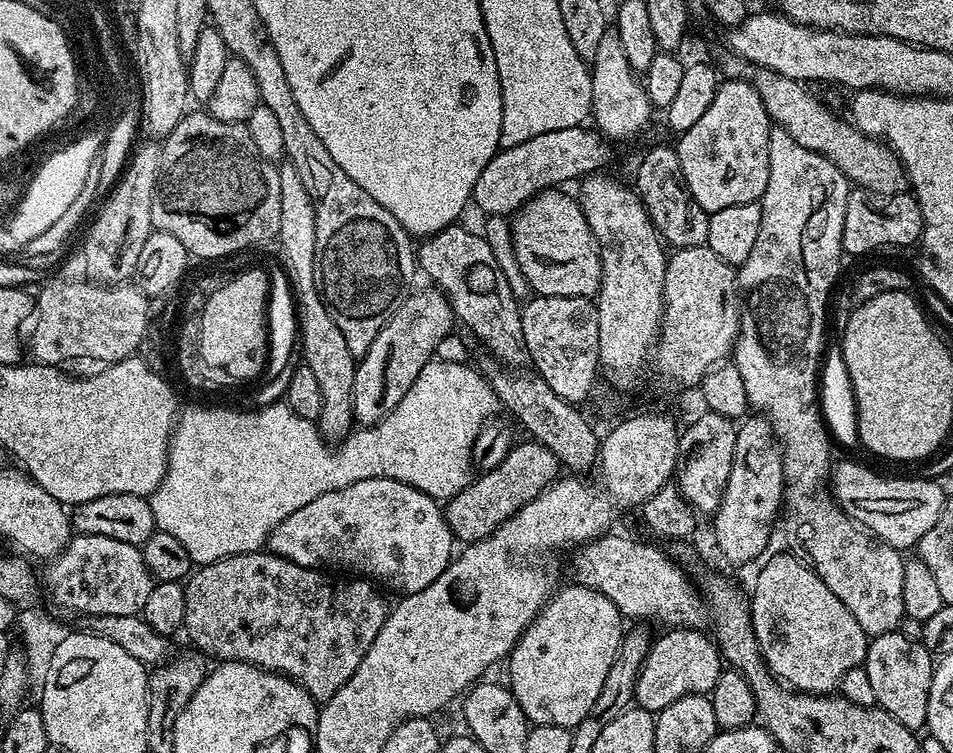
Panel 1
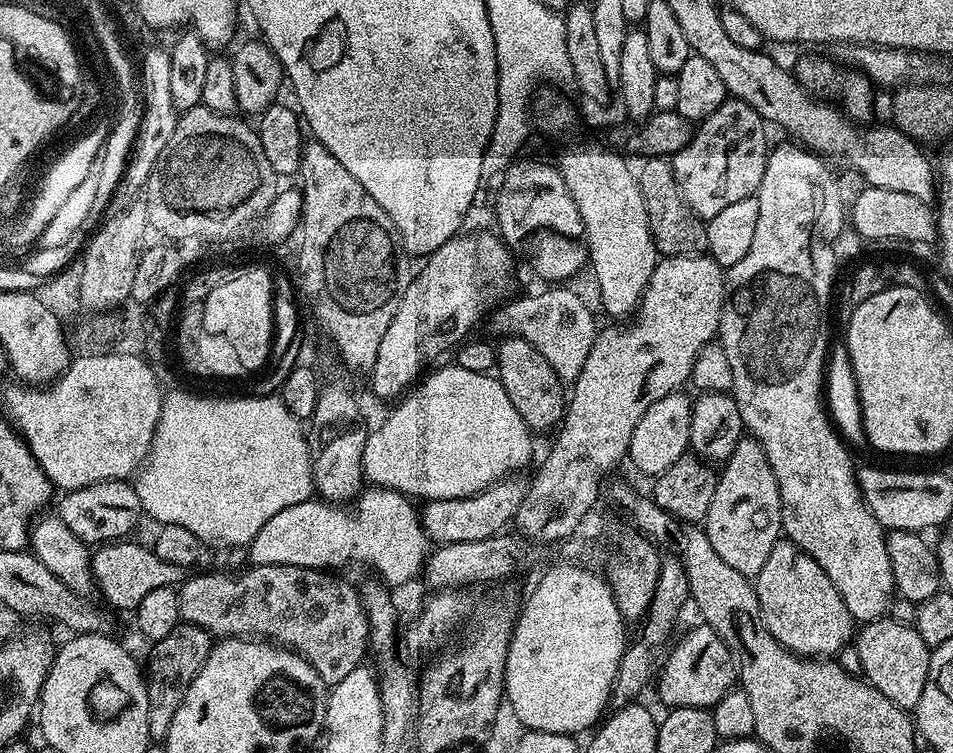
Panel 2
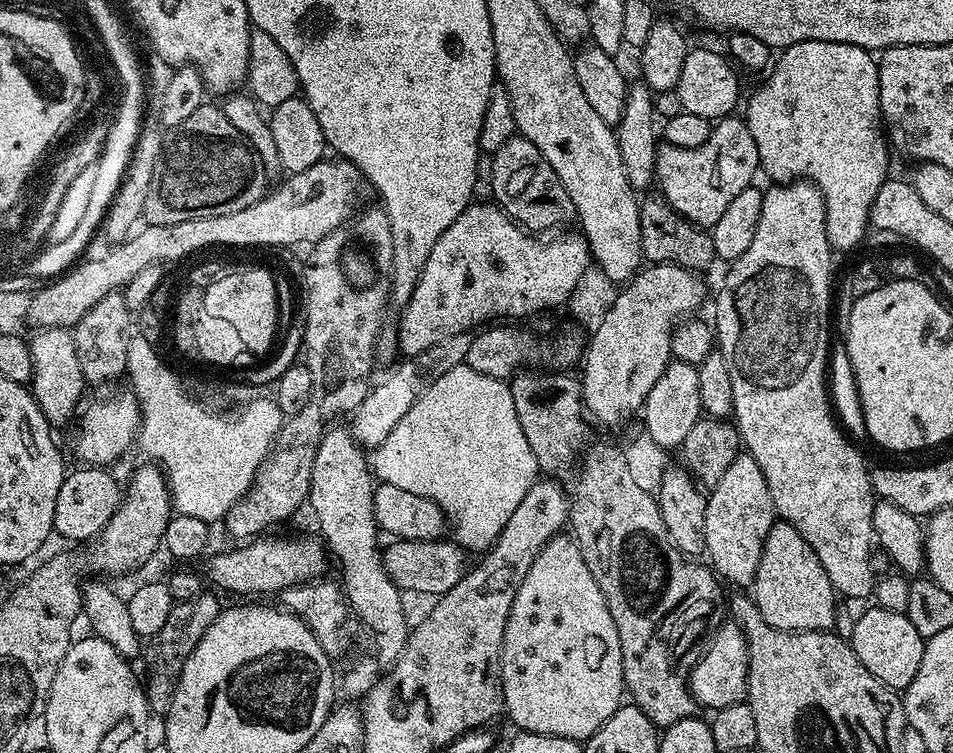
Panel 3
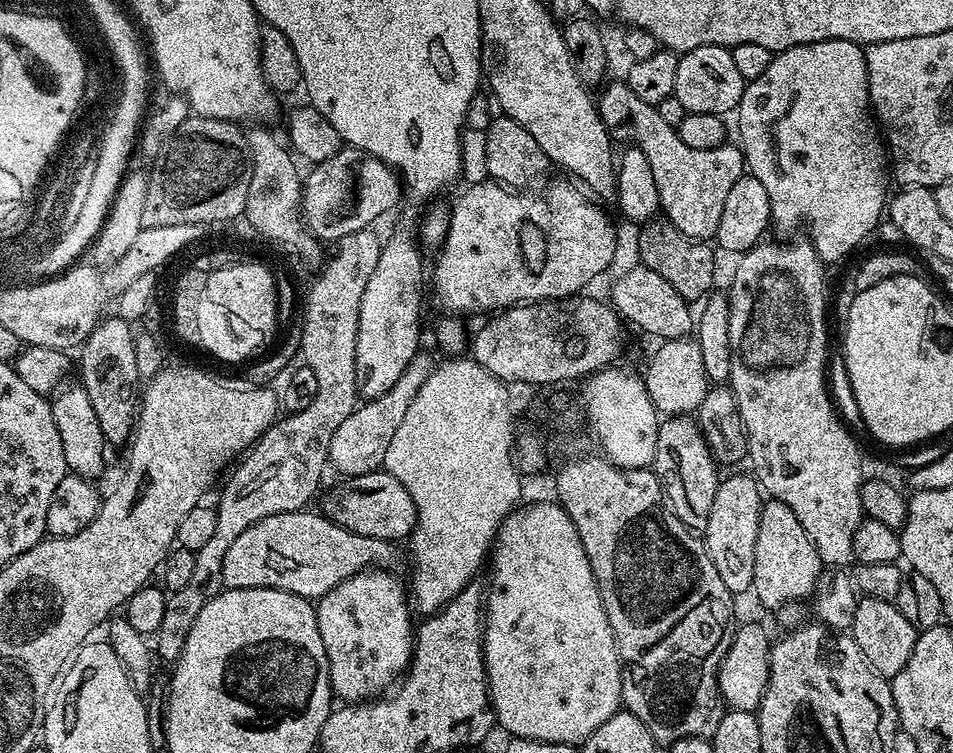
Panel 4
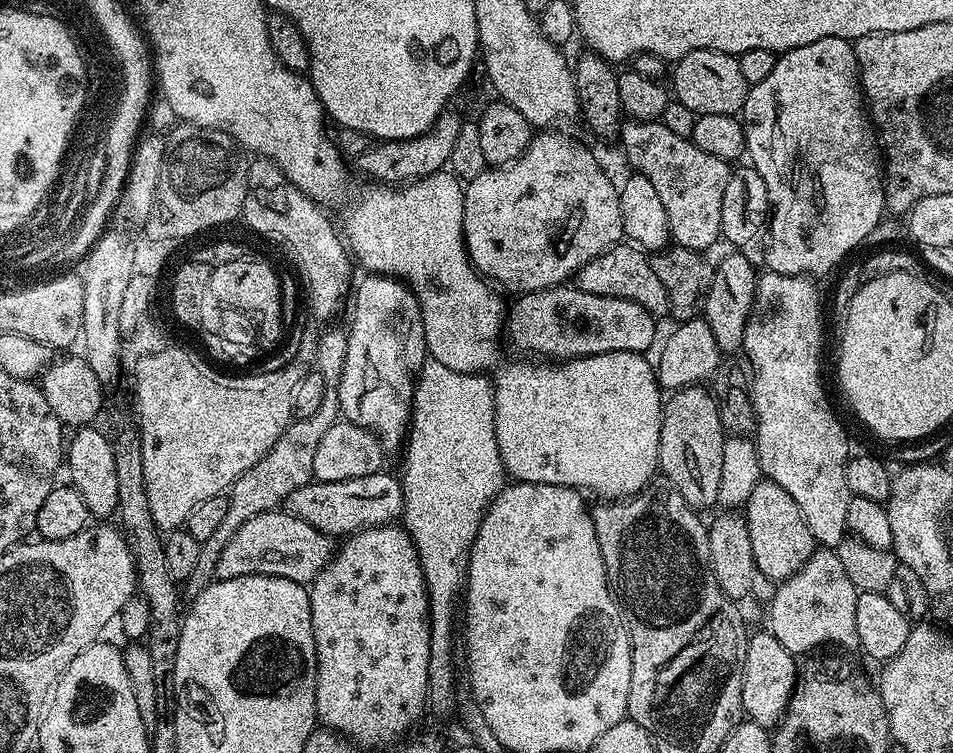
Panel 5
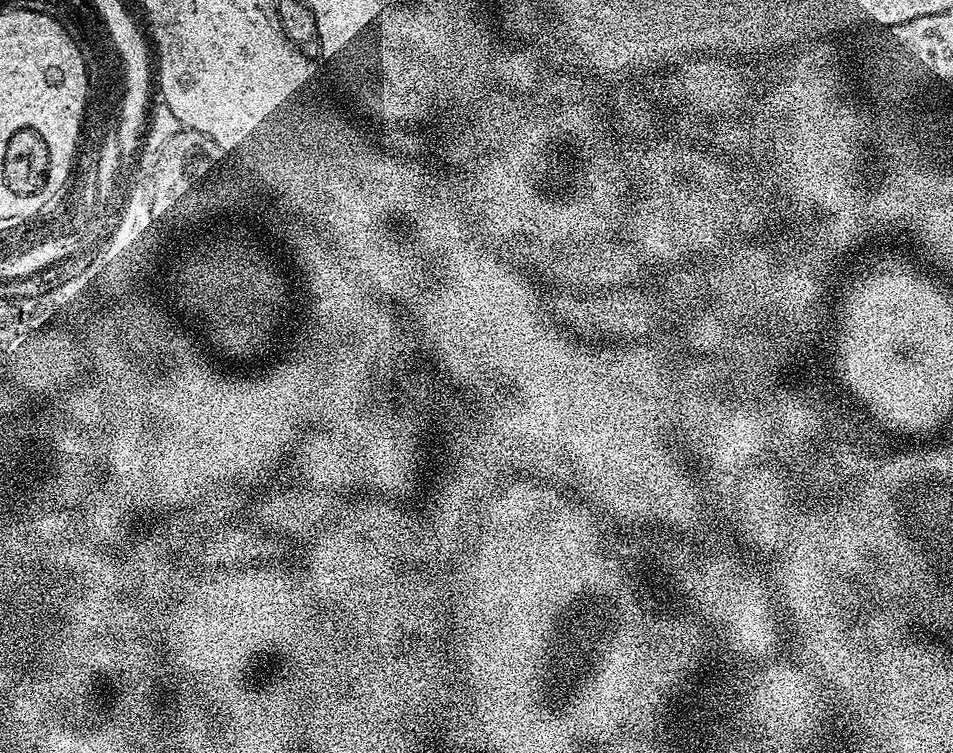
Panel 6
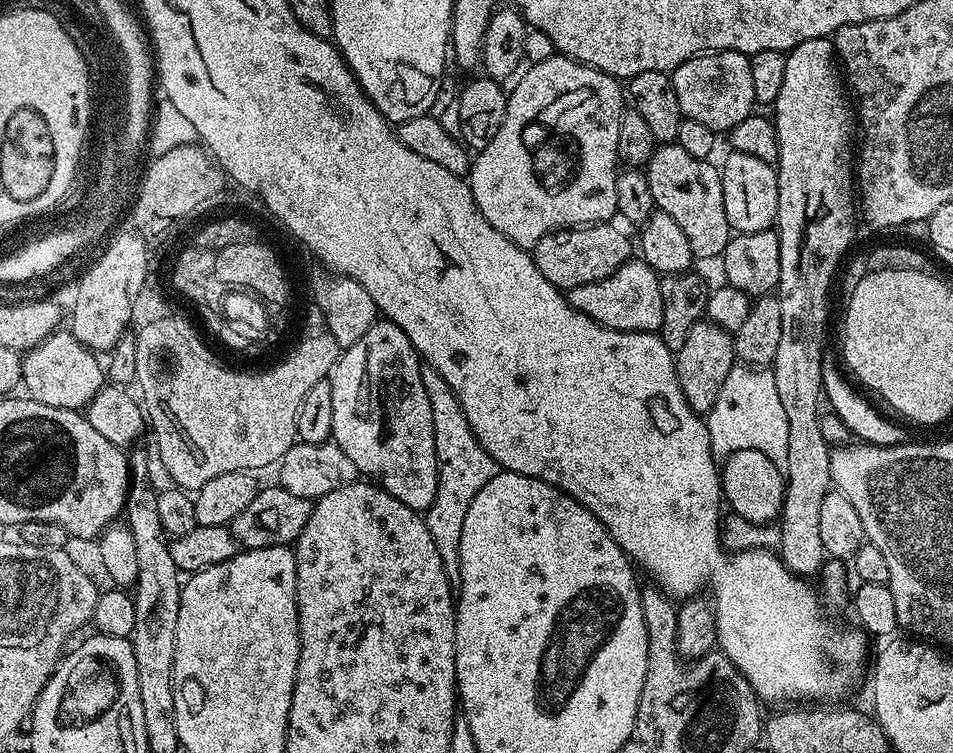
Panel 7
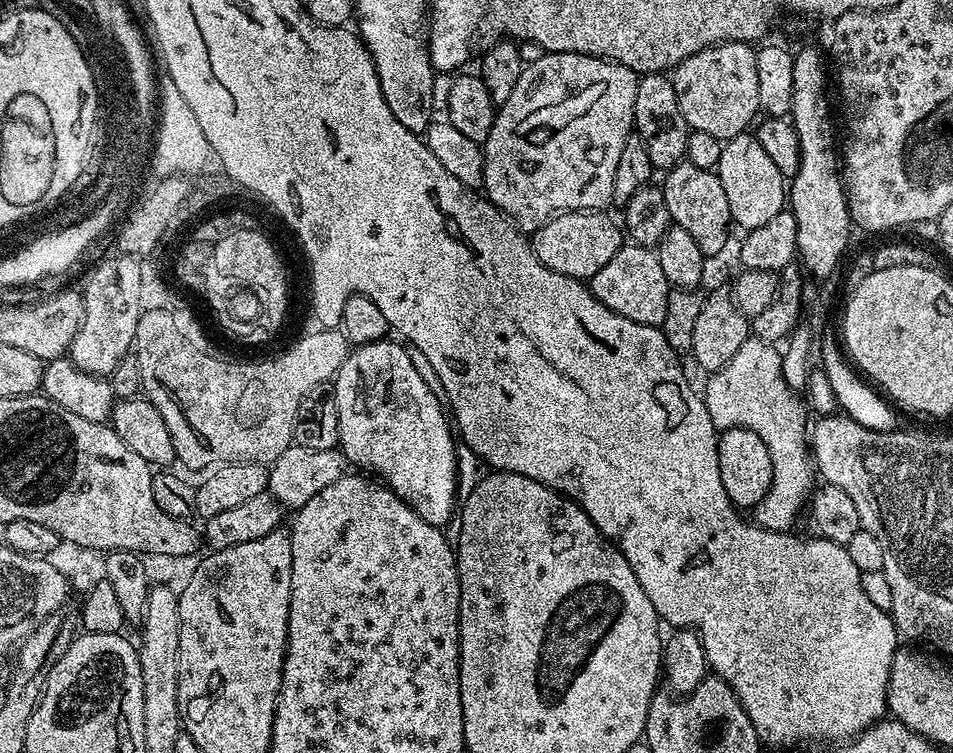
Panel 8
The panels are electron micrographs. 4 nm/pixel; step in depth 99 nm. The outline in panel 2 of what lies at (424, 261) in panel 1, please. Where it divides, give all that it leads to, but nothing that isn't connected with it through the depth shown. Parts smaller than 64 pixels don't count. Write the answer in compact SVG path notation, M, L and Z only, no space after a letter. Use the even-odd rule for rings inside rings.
M521 336L503 337L494 348L494 364L497 369L500 367L500 385L506 390L510 402L514 402L514 410L522 414L522 422L526 422L528 429L539 434L547 428L555 429L558 422L563 421L566 411L565 385L550 362L546 362L546 358L542 358L542 354L538 354L538 350L530 346L530 342L526 342Z

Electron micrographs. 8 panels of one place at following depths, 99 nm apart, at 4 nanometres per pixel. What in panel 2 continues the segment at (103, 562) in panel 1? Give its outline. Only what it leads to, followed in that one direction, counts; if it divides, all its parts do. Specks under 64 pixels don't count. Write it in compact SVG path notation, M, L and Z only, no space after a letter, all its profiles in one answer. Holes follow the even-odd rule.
M134 540L111 541L97 547L92 557L93 581L105 600L120 610L133 611L150 594L151 590L183 584L190 575L189 568L165 562L151 547L134 543Z

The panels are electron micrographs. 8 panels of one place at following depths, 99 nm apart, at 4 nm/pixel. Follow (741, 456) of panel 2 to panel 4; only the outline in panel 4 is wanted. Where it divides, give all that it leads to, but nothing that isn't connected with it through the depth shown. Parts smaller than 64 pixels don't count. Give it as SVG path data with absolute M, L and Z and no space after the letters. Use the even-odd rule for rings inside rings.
M751 475L728 476L720 481L714 494L714 506L710 518L702 529L704 545L708 547L718 575L726 582L726 590L733 594L748 592L754 578L754 541L758 539L758 518L762 503L762 489Z

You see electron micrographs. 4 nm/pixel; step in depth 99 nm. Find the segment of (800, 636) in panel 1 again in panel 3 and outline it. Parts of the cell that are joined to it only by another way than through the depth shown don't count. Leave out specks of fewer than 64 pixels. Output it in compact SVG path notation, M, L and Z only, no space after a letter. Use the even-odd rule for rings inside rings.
M777 519L766 534L758 574L750 589L751 599L770 626L787 632L827 632L835 629L838 593L833 588L818 554L784 520Z

